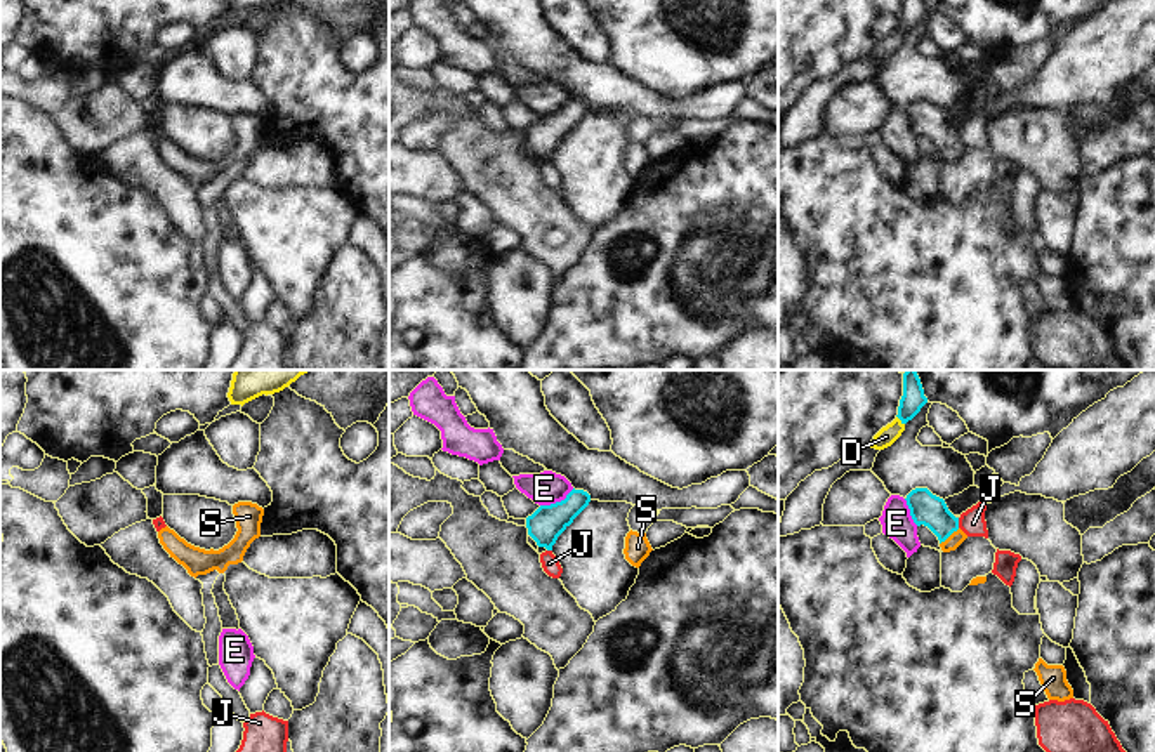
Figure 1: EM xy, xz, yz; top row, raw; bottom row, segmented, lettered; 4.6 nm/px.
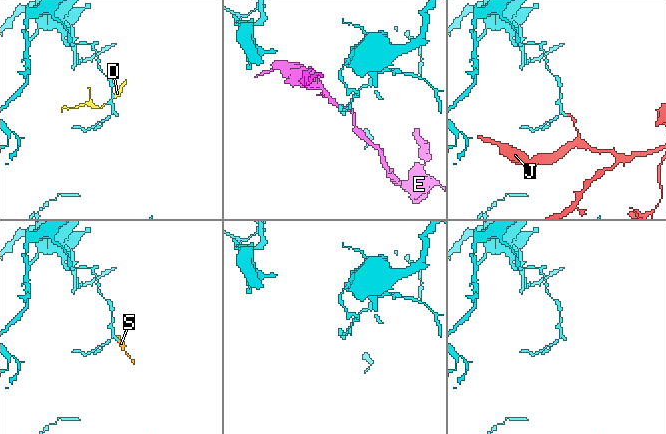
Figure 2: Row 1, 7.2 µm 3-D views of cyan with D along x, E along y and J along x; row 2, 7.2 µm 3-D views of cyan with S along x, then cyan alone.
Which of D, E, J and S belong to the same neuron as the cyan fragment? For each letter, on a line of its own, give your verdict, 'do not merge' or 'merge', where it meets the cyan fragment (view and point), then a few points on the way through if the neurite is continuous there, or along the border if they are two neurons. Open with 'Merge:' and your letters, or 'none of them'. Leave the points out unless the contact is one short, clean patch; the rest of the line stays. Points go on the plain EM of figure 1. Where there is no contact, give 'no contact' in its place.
Merge: S
D: do not merge; contact yz (900, 30); border yz (897, 26), (904, 35)
E: do not merge; contact xz (556, 113); border xz (574, 99), (563, 110), (541, 117)
J: do not merge; contact yz (957, 134); border yz (957, 129), (959, 138)
S: merge; contact yz (949, 146); way yz (928, 120), (945, 138), (949, 146), (956, 150)

